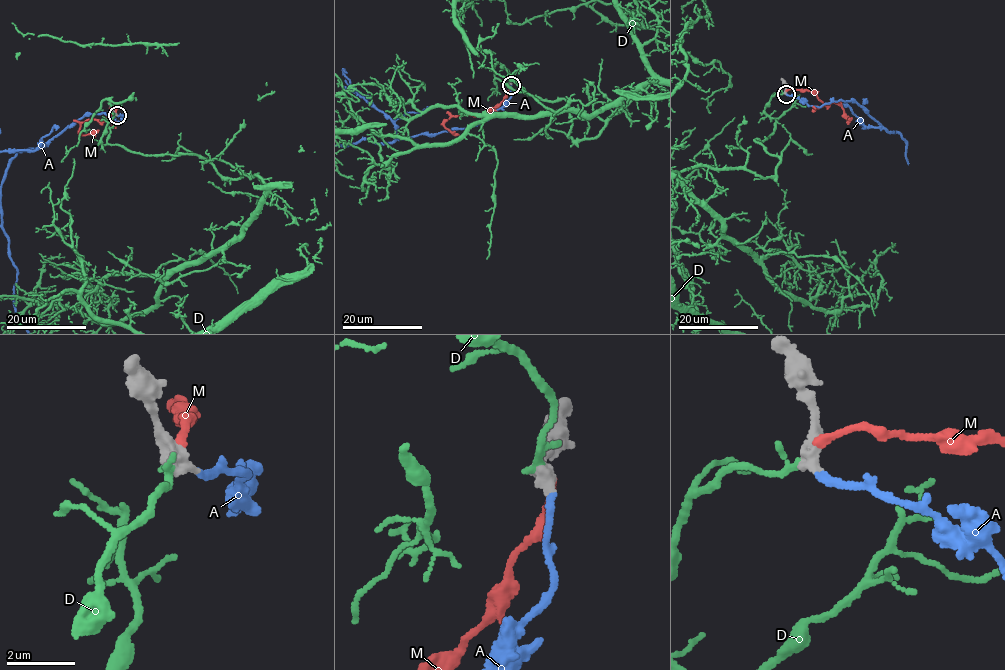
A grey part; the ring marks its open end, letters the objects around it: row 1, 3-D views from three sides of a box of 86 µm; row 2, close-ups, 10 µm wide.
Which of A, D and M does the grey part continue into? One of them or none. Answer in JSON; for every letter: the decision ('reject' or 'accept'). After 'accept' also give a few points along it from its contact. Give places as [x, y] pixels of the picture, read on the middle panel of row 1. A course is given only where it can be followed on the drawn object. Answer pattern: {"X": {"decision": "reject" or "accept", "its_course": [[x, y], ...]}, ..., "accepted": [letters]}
{"A": {"decision": "accept"}, "D": {"decision": "reject"}, "M": {"decision": "reject"}, "accepted": ["A"]}

